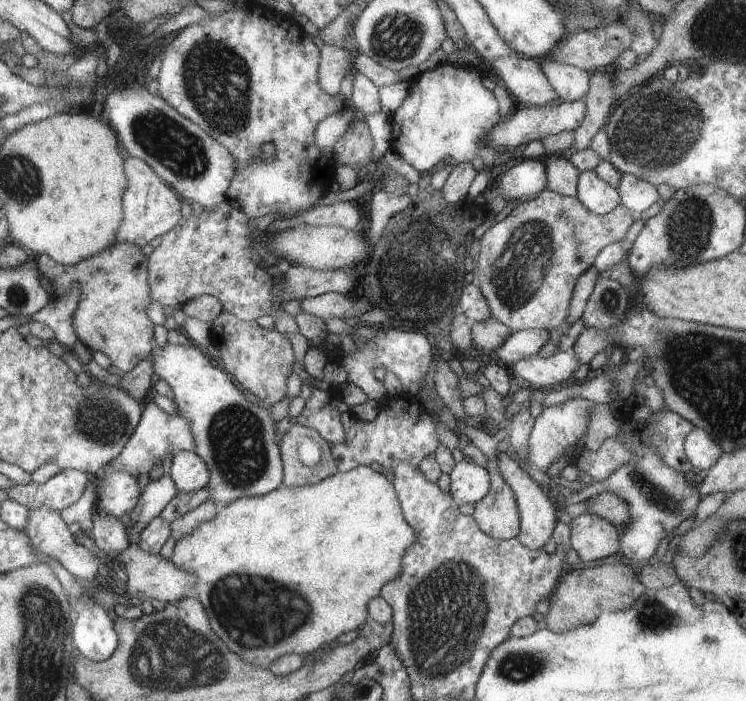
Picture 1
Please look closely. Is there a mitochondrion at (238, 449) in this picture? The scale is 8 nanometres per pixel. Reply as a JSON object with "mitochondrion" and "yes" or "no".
{"mitochondrion":"yes"}

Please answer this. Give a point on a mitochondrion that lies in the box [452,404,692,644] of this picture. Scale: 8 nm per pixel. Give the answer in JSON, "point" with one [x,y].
{"point":[666,500]}

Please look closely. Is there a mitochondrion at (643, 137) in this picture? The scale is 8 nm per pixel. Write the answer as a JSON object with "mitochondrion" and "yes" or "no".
{"mitochondrion":"yes"}

